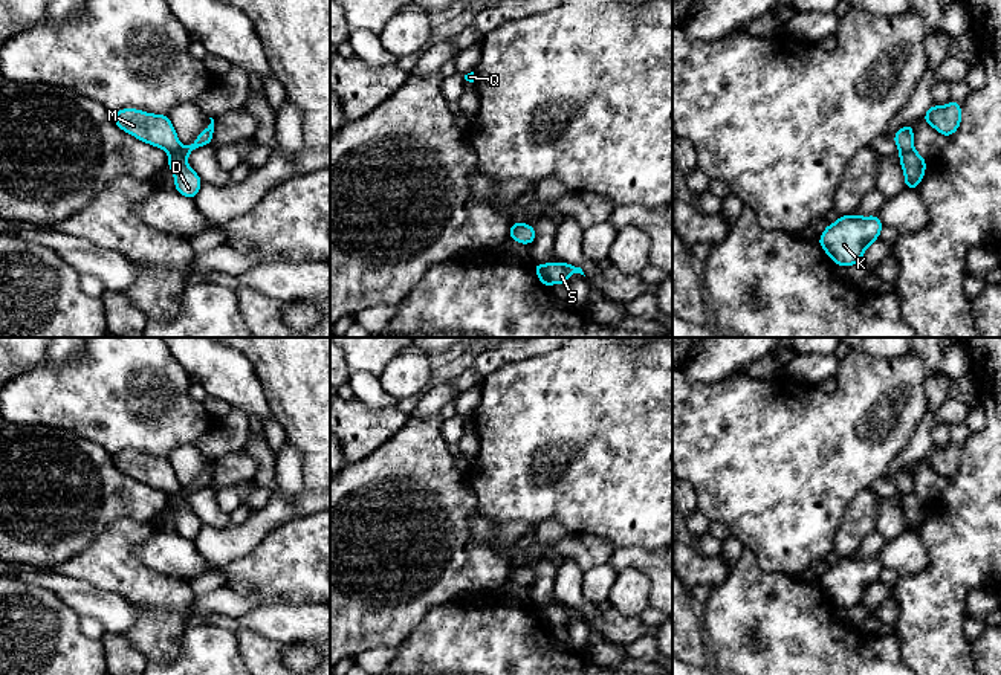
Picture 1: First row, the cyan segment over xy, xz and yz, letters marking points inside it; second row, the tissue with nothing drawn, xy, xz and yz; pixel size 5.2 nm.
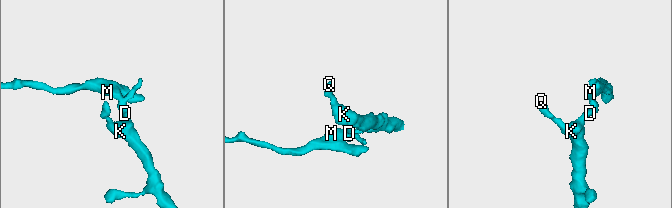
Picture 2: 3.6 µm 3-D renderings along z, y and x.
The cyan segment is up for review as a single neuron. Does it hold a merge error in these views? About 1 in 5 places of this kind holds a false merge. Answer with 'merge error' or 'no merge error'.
merge error

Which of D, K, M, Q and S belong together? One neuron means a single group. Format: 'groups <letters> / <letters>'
groups D K Q / M S

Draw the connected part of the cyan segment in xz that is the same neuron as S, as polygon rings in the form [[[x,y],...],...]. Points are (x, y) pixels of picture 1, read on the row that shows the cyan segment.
[[[567,263],[532,264],[541,284],[567,284],[570,273],[584,275],[581,267]]]

